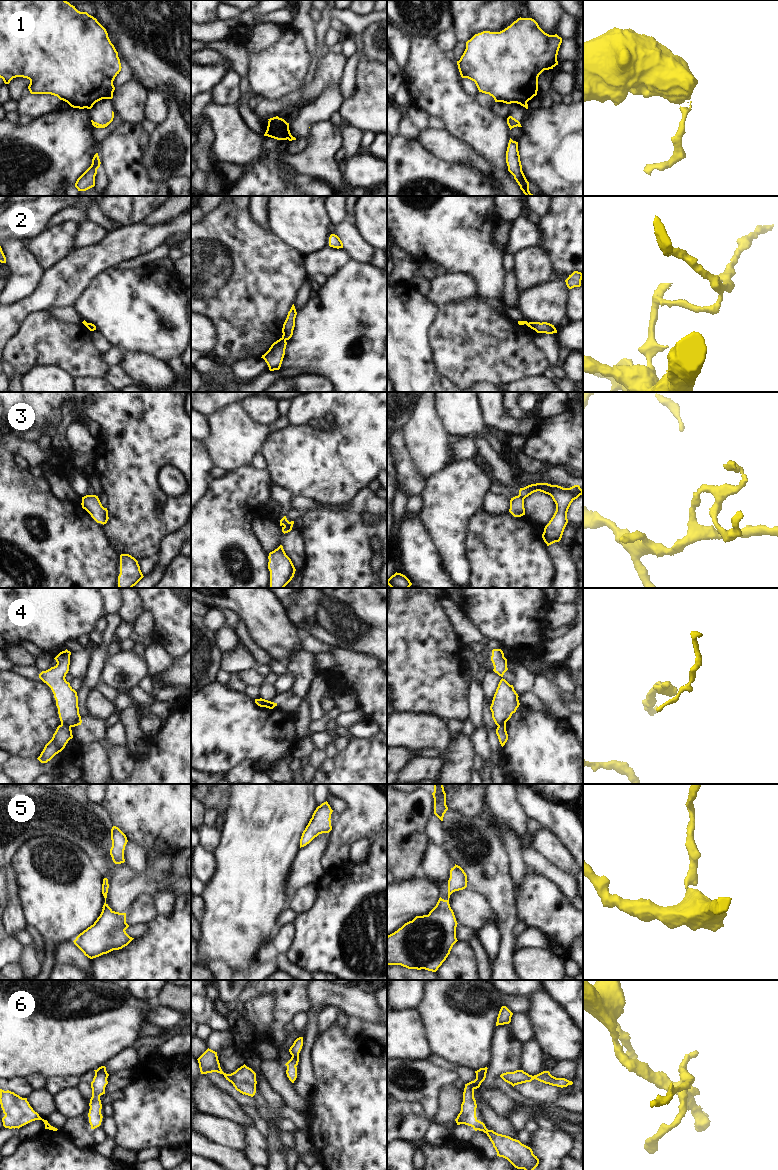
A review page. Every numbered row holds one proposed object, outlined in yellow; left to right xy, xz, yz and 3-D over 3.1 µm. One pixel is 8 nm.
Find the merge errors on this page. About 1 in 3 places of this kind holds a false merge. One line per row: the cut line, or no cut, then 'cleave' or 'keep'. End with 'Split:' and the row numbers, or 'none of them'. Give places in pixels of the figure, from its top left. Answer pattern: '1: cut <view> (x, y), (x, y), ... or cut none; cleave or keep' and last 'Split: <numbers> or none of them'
1: cut yz (526, 102), (519, 103); cleave
2: cut xz (282, 337), (285, 340); cleave
3: cut xz (284, 525), (288, 525), (291, 528); cleave
4: cut xy (61, 722), (70, 727); cleave
5: cut none; keep
6: cut none; keep
Split: 1, 2, 3, 4

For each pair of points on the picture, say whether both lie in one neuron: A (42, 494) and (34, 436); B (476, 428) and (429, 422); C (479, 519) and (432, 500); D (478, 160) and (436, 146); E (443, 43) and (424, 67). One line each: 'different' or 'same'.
A: different
B: different
C: different
D: same
E: different

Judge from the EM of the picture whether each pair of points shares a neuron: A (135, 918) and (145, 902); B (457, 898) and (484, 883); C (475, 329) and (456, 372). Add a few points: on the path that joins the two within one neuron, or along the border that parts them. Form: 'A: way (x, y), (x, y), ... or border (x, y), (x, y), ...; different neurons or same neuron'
A: way (137, 914), (143, 906); same neuron
B: border (465, 888), (481, 893), (490, 904); different neurons
C: way (470, 340), (465, 361); same neuron

